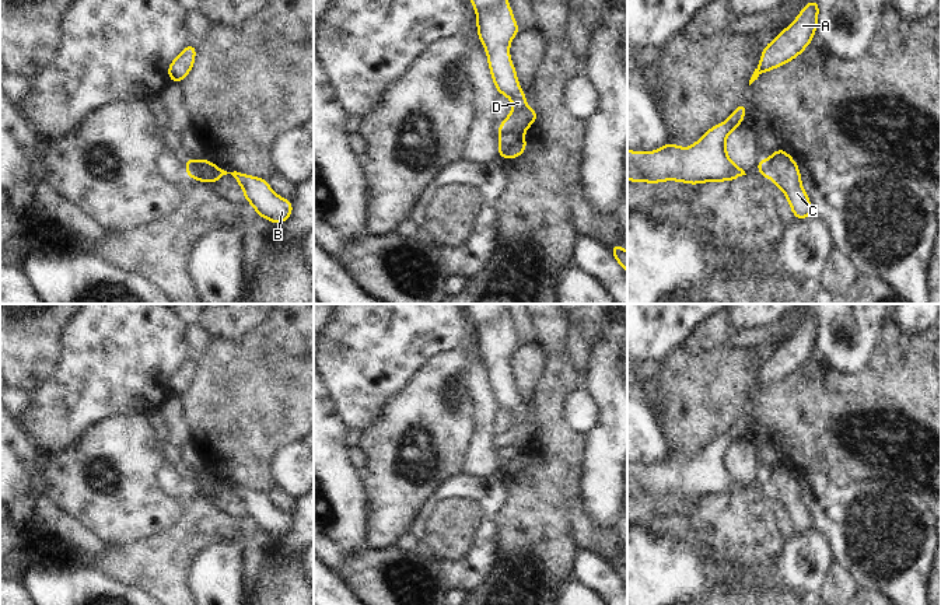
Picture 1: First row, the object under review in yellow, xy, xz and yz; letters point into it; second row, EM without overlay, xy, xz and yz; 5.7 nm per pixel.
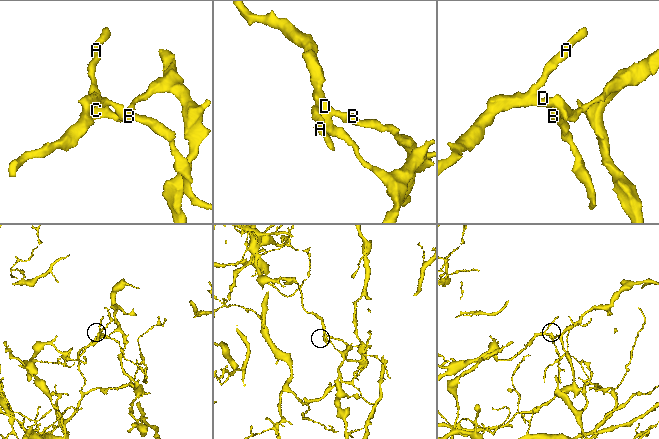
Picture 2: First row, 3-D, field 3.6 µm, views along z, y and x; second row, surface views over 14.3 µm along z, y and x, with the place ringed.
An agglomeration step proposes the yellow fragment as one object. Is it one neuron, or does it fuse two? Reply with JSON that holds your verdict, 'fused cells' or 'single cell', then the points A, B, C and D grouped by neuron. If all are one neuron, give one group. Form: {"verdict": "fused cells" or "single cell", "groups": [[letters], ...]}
{"verdict": "fused cells", "groups": [["A", "B", "D"], ["C"]]}

